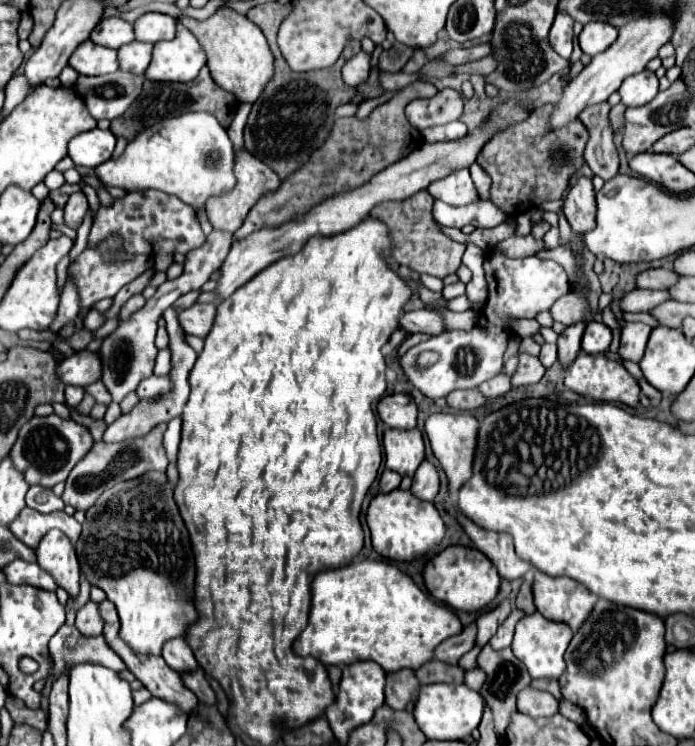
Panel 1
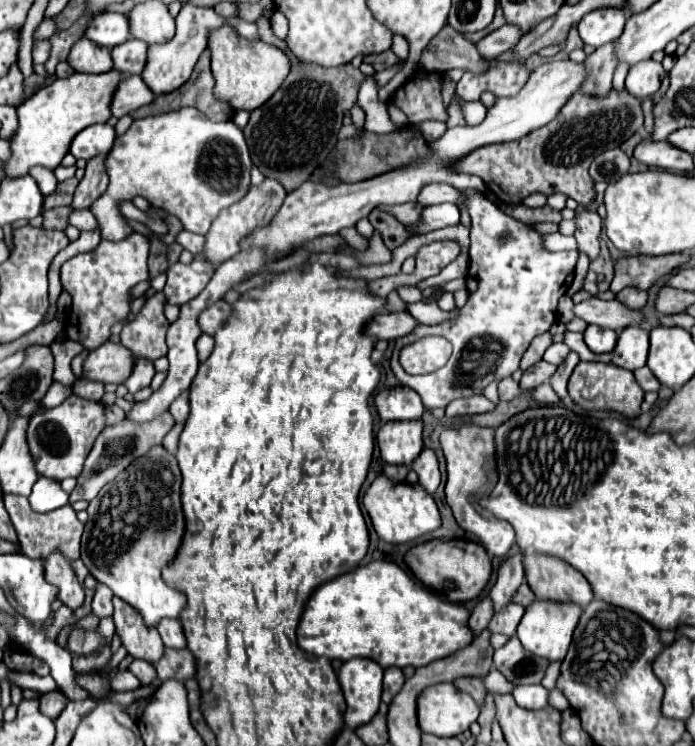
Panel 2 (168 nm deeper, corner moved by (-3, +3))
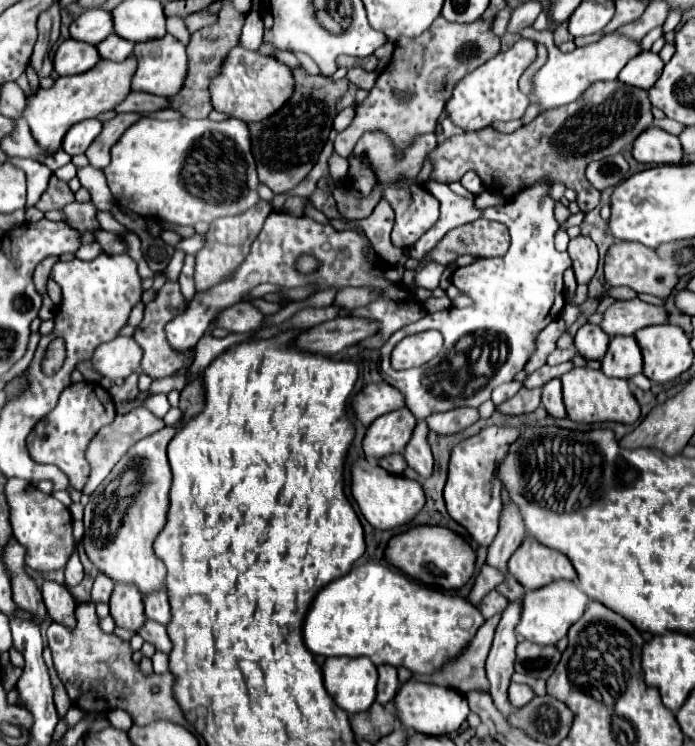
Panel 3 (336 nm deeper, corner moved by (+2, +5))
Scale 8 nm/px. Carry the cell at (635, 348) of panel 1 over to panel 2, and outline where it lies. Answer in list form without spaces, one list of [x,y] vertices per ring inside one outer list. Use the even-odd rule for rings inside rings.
[[[627,326],[619,334],[613,364],[633,372],[645,366],[647,350],[649,350],[649,332],[643,330],[641,326]]]

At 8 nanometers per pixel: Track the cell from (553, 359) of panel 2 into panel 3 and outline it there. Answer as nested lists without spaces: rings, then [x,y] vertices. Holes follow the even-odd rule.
[[[568,348],[568,350],[554,350],[550,356],[548,356],[548,364],[554,366],[554,364],[562,364],[562,362],[570,362],[574,358],[576,350],[574,348]]]

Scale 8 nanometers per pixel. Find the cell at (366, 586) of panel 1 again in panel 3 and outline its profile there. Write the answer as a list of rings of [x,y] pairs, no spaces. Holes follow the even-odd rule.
[[[368,562],[352,570],[350,574],[330,582],[318,592],[304,622],[304,642],[310,652],[320,656],[368,656],[376,666],[404,666],[414,674],[430,676],[434,672],[440,672],[446,662],[458,658],[482,624],[484,618],[478,608],[472,606],[468,600],[460,598],[458,594],[430,590],[420,582],[410,580],[398,570],[394,572],[386,566]]]

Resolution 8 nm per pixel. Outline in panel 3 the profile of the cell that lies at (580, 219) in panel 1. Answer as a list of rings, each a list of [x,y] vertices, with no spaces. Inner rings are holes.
[[[578,236],[570,240],[568,244],[568,254],[572,260],[572,268],[576,274],[578,284],[588,284],[598,268],[598,250],[596,244],[590,238]]]

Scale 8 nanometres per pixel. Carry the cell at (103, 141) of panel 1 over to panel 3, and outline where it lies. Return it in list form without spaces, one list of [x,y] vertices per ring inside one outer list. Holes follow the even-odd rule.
[[[84,120],[82,124],[76,124],[74,128],[70,128],[70,132],[66,132],[62,148],[70,154],[84,154],[86,148],[92,144],[92,140],[100,134],[102,130],[102,122],[100,120]]]

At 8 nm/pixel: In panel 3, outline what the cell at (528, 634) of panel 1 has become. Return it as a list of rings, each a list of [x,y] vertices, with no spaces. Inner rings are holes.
[[[556,580],[548,586],[542,586],[538,590],[532,590],[524,596],[524,606],[522,606],[522,620],[516,626],[516,632],[522,634],[526,640],[536,642],[536,644],[556,644],[568,634],[568,628],[582,616],[586,610],[588,596],[578,588],[576,582],[572,580]]]

